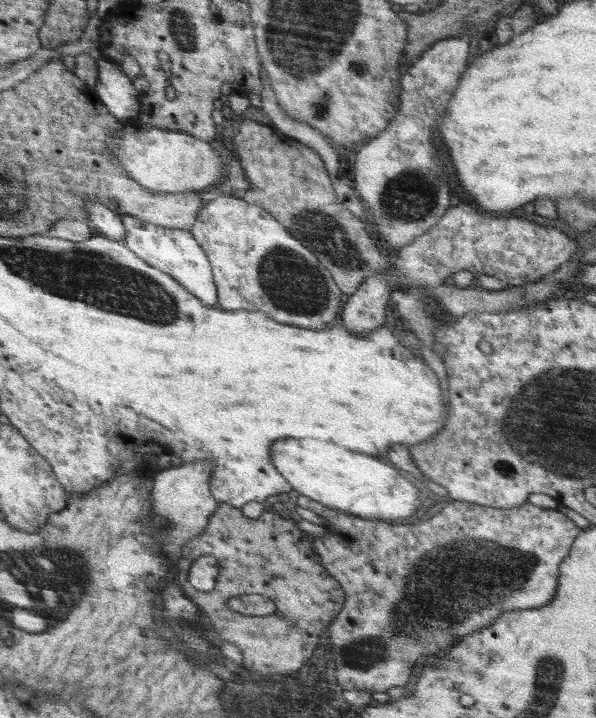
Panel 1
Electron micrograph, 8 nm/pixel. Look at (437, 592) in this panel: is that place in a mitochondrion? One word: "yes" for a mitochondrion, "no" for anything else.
yes

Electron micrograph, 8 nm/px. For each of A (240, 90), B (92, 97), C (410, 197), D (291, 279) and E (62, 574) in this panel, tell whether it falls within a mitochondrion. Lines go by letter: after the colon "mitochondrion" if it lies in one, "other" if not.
A: other
B: other
C: mitochondrion
D: mitochondrion
E: mitochondrion

